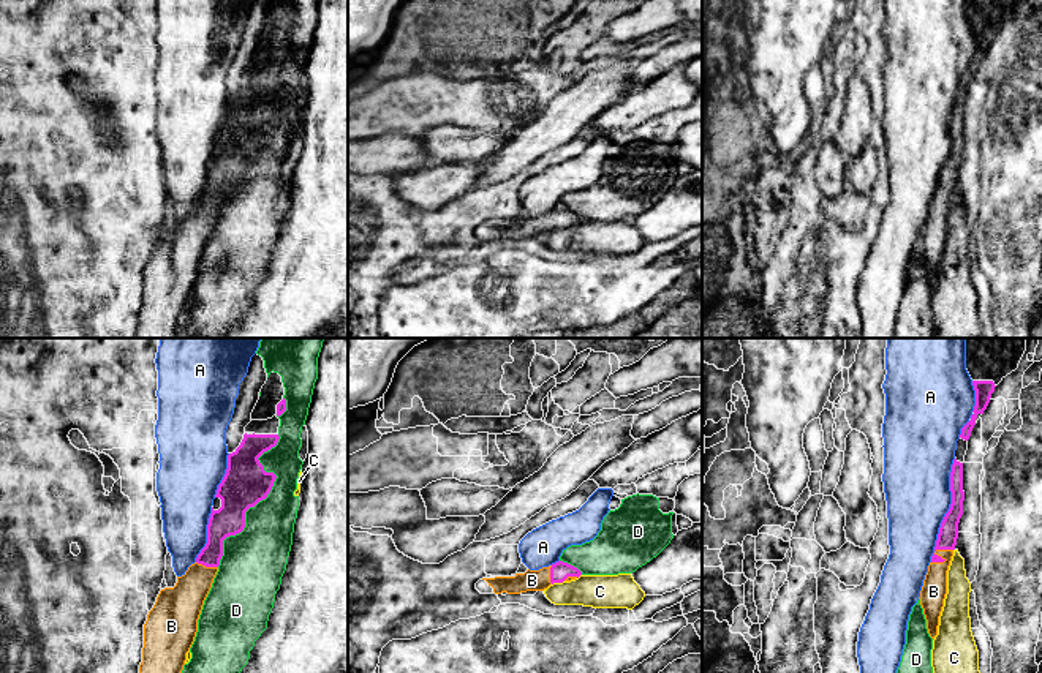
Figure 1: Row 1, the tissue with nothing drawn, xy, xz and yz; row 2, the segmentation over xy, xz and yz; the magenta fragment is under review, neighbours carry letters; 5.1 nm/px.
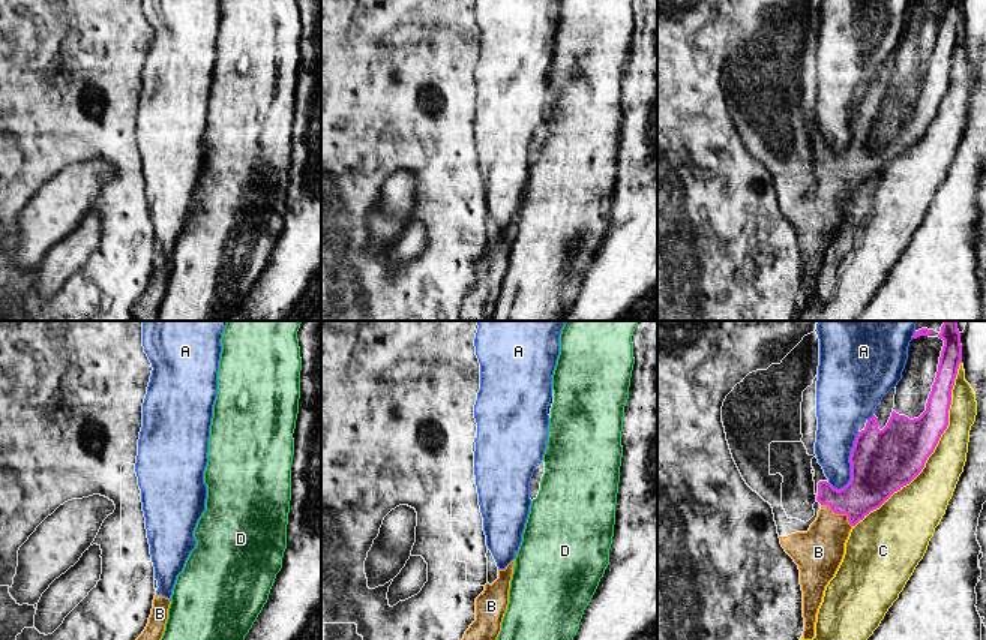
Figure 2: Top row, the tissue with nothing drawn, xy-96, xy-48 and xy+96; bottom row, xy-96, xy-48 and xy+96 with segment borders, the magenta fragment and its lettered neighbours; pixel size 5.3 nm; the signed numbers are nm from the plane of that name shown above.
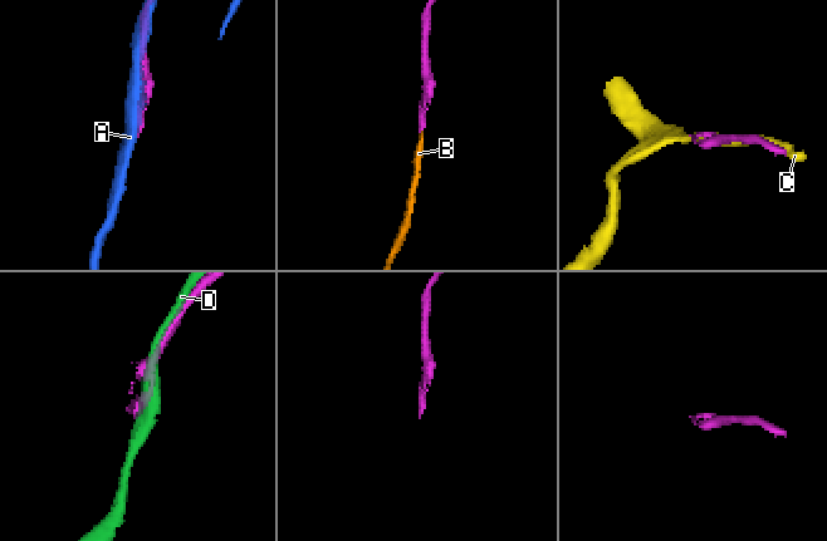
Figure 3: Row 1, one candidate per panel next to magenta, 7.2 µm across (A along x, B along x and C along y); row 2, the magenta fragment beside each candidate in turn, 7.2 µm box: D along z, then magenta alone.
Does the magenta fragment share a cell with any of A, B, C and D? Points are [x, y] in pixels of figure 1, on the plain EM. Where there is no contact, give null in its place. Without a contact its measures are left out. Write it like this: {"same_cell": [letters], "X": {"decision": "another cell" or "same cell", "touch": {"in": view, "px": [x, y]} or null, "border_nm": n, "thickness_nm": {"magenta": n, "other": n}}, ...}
{"same_cell": ["B"], "A": {"decision": "another cell", "touch": {"in": "yz", "px": [949, 157]}, "border_nm": 550, "thickness_nm": {"magenta": 100, "other": 340}}, "B": {"decision": "same cell", "touch": {"in": "xy", "px": [207, 212]}, "border_nm": 120, "thickness_nm": {"magenta": 150, "other": 200}}, "C": {"decision": "another cell", "touch": {"in": "xz", "px": [557, 228]}, "border_nm": 70, "thickness_nm": {"magenta": 100, "other": 180}}, "D": {"decision": "another cell", "touch": {"in": "xy", "px": [260, 146]}, "border_nm": 750, "thickness_nm": {"magenta": 220, "other": 280}}}

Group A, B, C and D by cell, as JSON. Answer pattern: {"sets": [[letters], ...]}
{"sets": [["A"], ["B"], ["C"], ["D"]]}

